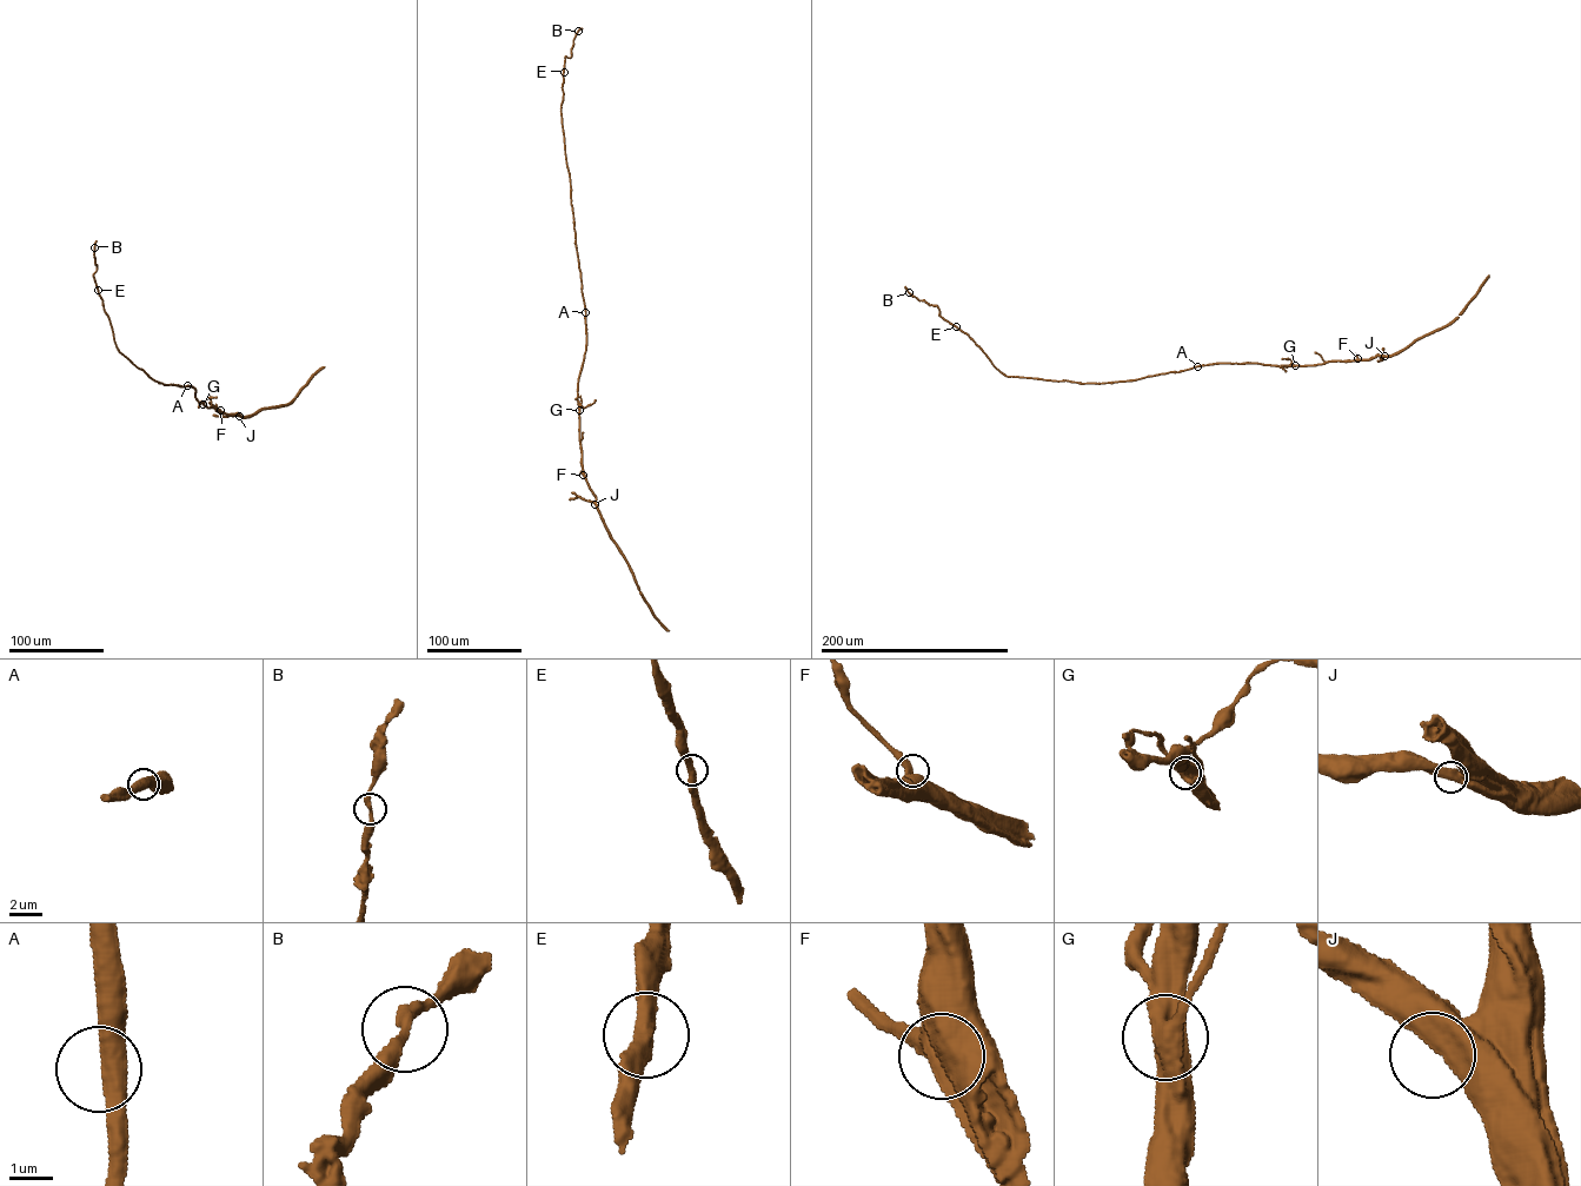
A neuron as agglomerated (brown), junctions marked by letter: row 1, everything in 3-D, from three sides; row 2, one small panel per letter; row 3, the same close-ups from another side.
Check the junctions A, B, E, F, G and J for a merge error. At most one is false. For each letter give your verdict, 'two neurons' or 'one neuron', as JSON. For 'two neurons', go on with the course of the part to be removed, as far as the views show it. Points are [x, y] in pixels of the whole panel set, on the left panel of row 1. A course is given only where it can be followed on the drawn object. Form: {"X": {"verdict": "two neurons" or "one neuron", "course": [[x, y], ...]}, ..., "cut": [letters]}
{"A": {"verdict": "one neuron"}, "B": {"verdict": "one neuron"}, "E": {"verdict": "one neuron"}, "F": {"verdict": "one neuron"}, "G": {"verdict": "two neurons"}, "J": {"verdict": "one neuron"}, "cut": ["G"]}

